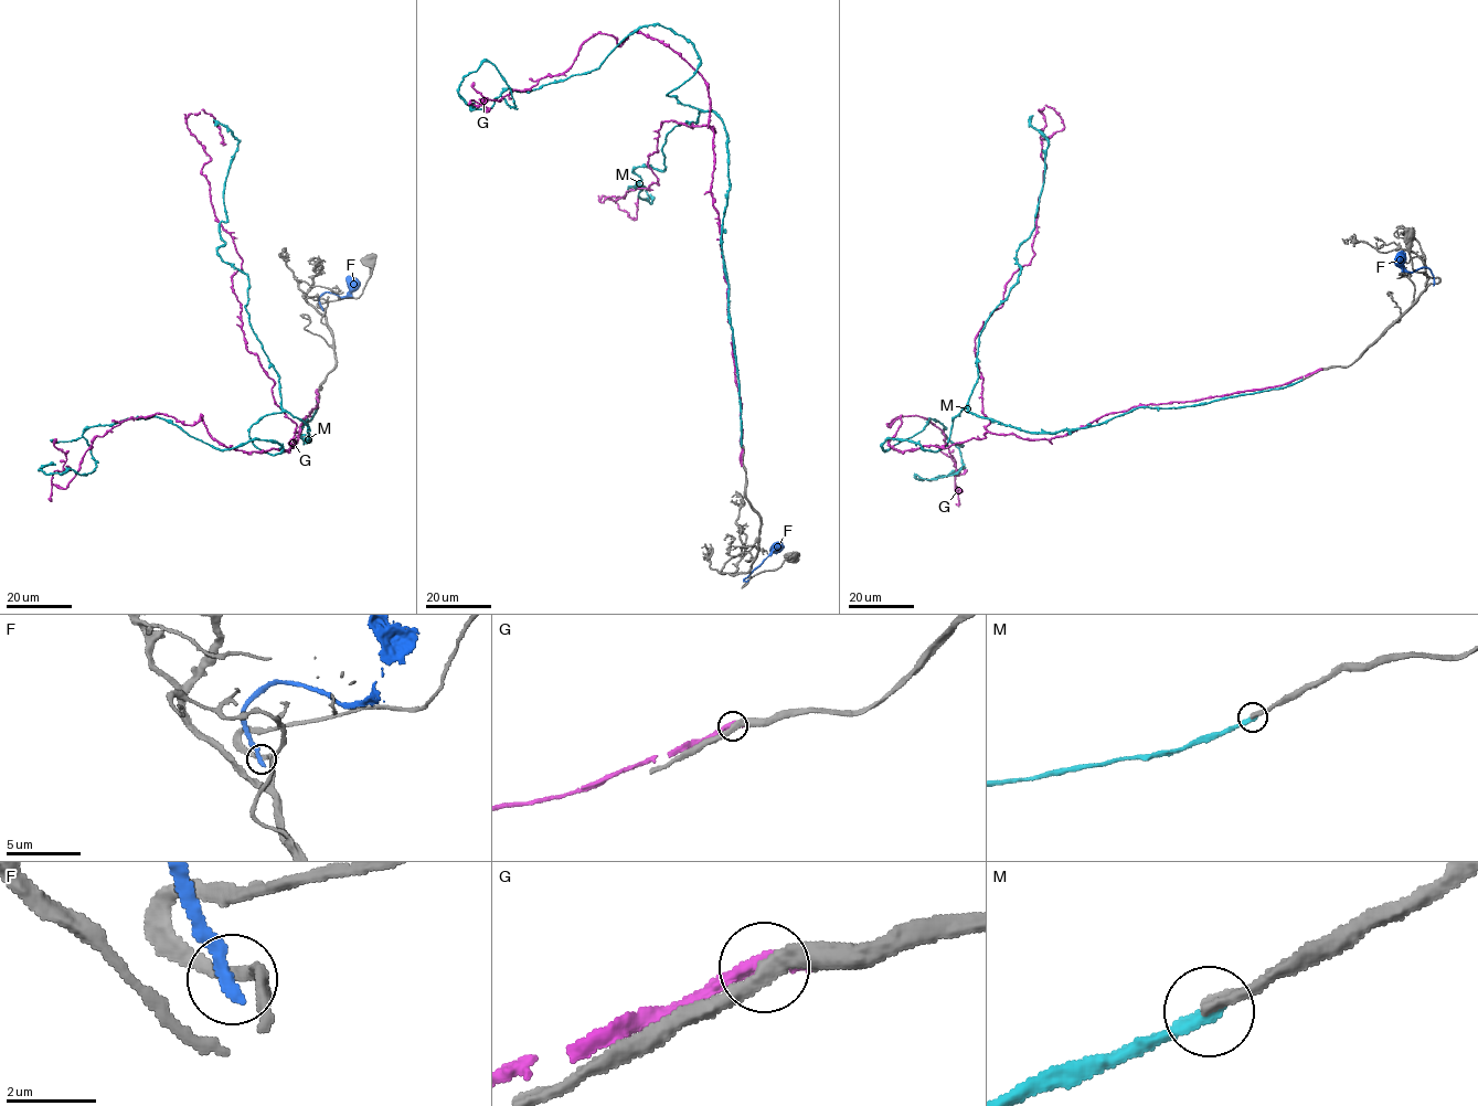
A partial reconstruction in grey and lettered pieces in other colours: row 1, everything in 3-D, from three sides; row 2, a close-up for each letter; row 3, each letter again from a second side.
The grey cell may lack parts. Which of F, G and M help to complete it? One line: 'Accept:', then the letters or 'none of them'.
Accept: none of them

